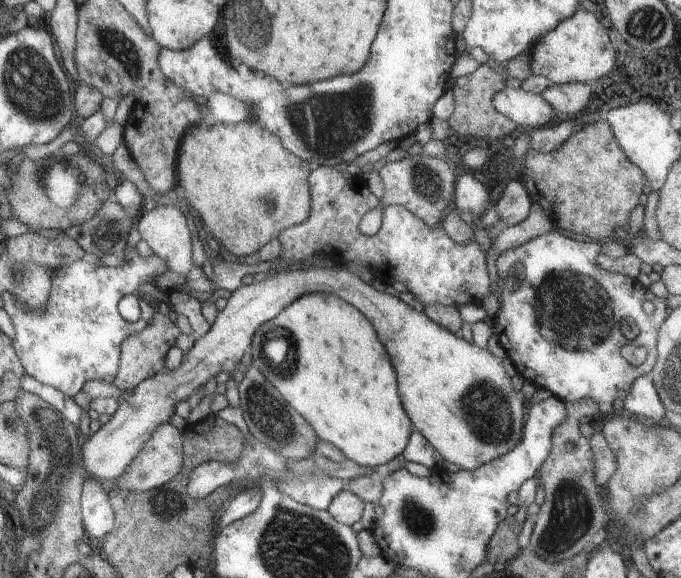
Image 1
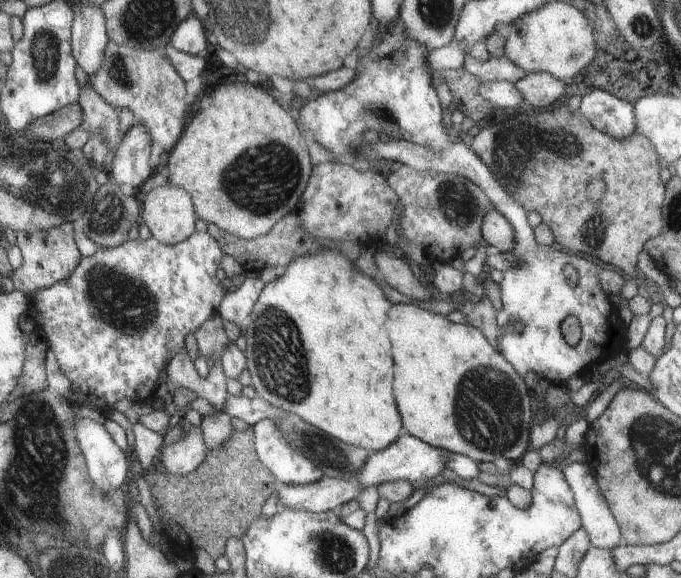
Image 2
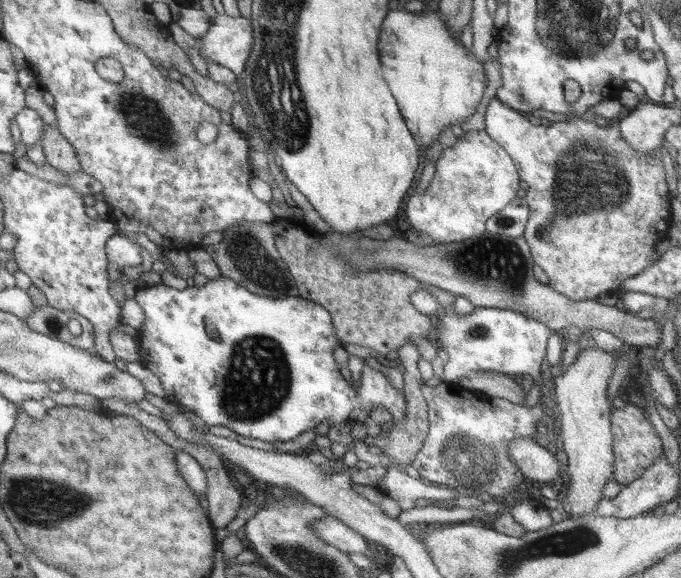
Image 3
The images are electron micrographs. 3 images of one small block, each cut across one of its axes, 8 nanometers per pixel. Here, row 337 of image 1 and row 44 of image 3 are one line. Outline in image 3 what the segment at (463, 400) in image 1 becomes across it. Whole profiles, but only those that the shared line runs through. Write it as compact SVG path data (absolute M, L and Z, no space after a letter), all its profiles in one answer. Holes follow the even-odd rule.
M436 6L414 14L404 8L389 12L386 28L382 28L382 64L386 64L390 92L398 96L406 126L422 152L446 126L470 117L486 91L484 63L465 49L460 35L448 30ZM227 14L217 15L213 20L208 32L199 38L198 51L202 57L224 65L238 76L254 44L251 21L242 15L232 18Z

